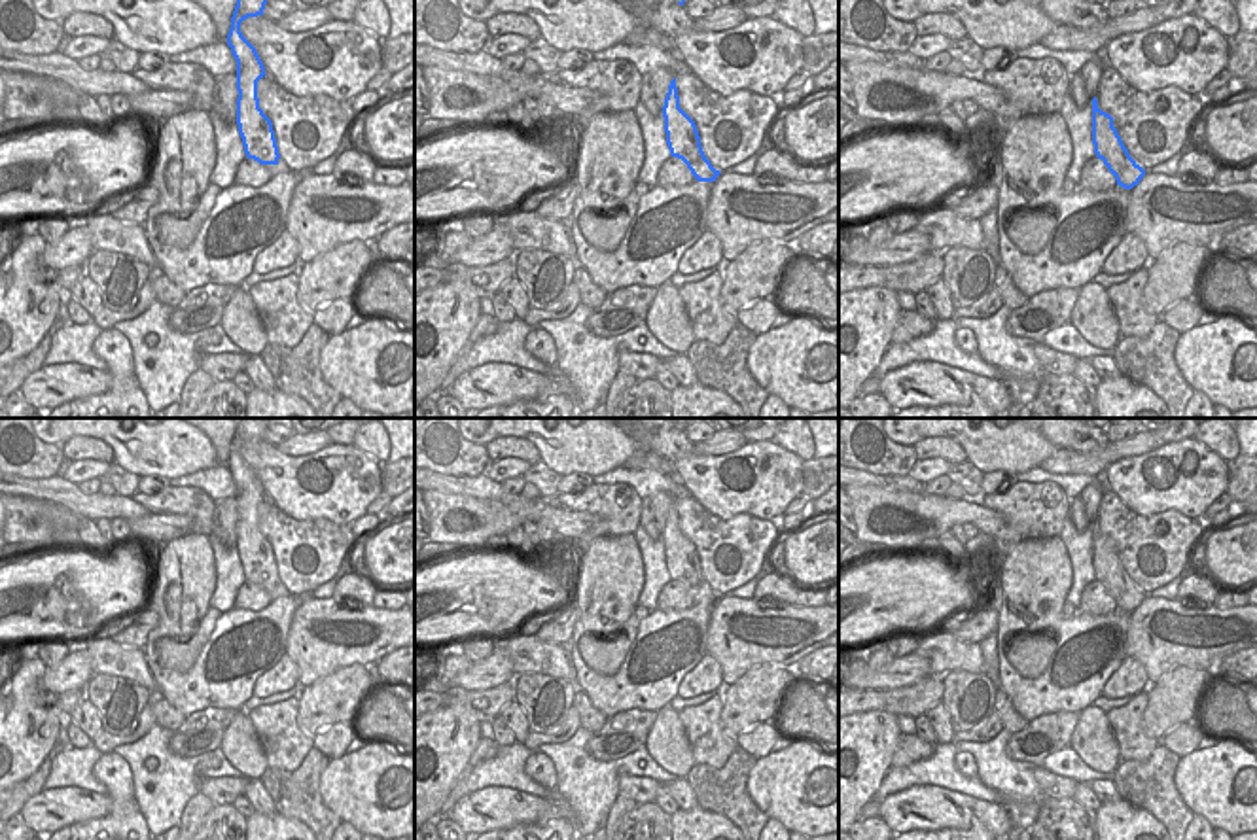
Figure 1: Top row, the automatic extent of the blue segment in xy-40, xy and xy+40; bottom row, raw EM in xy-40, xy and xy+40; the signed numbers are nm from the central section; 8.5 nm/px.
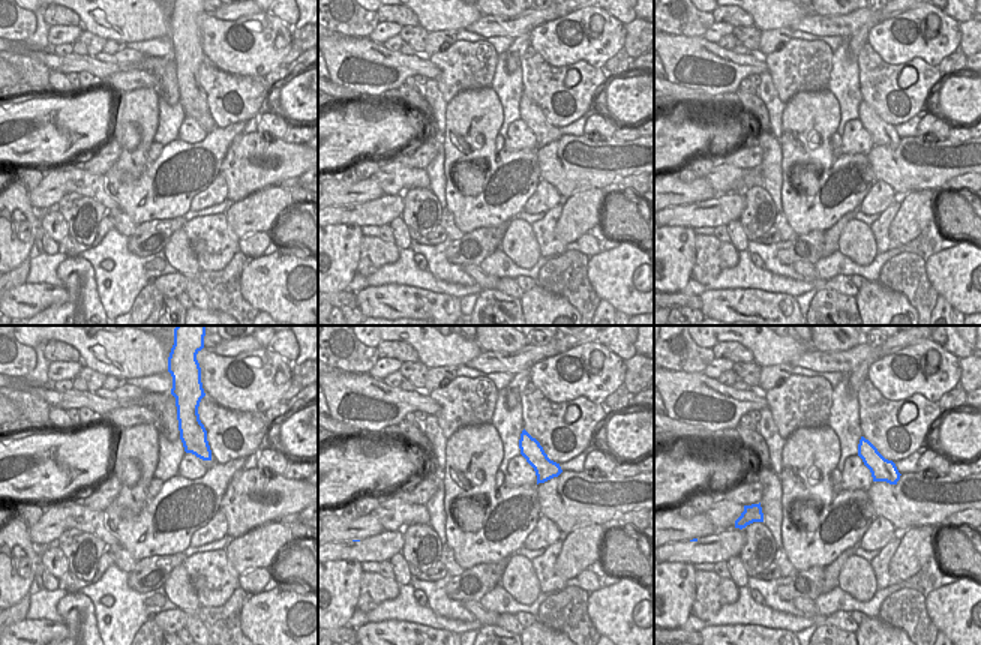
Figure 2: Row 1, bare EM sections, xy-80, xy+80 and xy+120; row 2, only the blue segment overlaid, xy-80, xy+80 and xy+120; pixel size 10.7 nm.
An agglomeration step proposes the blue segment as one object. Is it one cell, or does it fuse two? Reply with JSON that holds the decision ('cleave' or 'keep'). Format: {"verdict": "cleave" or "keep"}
{"verdict": "cleave"}

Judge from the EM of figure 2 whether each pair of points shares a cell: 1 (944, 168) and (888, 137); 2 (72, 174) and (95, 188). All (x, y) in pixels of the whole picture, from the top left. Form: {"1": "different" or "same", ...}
{"1": "same", "2": "same"}

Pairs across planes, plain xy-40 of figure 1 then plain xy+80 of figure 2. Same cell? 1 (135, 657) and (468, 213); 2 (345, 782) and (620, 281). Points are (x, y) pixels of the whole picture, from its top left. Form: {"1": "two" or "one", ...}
{"1": "two", "2": "one"}

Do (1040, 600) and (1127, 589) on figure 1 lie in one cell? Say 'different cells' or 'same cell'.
different cells

